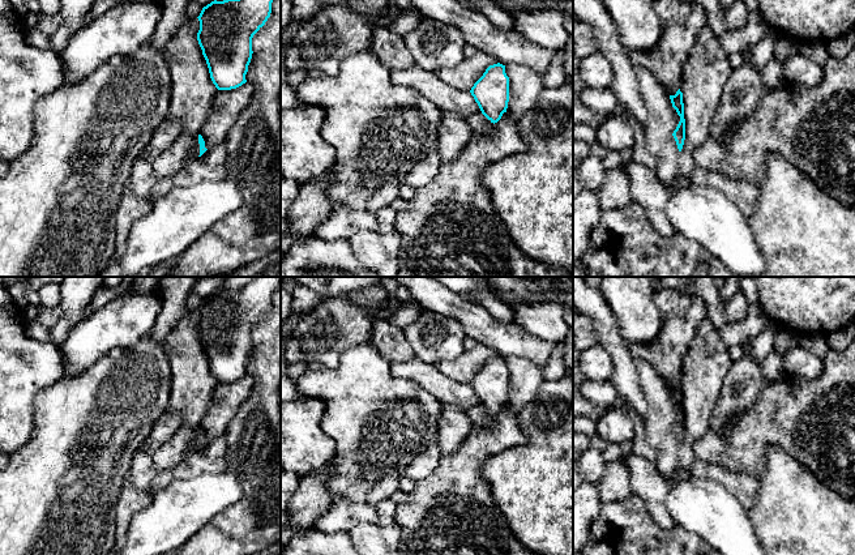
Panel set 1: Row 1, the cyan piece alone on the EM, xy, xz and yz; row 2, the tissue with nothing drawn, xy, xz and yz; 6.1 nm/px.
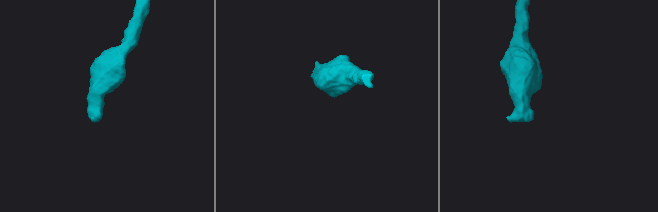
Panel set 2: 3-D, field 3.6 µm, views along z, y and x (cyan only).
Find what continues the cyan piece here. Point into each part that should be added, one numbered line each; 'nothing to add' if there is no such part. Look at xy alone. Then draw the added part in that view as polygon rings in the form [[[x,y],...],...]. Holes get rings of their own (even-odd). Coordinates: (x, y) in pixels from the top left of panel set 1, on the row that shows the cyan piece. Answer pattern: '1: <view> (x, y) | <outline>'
1: xy (186, 148) | [[[180,135],[153,163],[157,180],[174,176],[200,155],[198,135]]]

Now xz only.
1: xz (478, 123) | [[[483,114],[465,118],[473,133],[488,135],[493,131],[495,124],[488,120]]]

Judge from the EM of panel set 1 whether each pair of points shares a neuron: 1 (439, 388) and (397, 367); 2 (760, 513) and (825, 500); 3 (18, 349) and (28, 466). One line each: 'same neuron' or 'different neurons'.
1: same neuron
2: same neuron
3: different neurons

